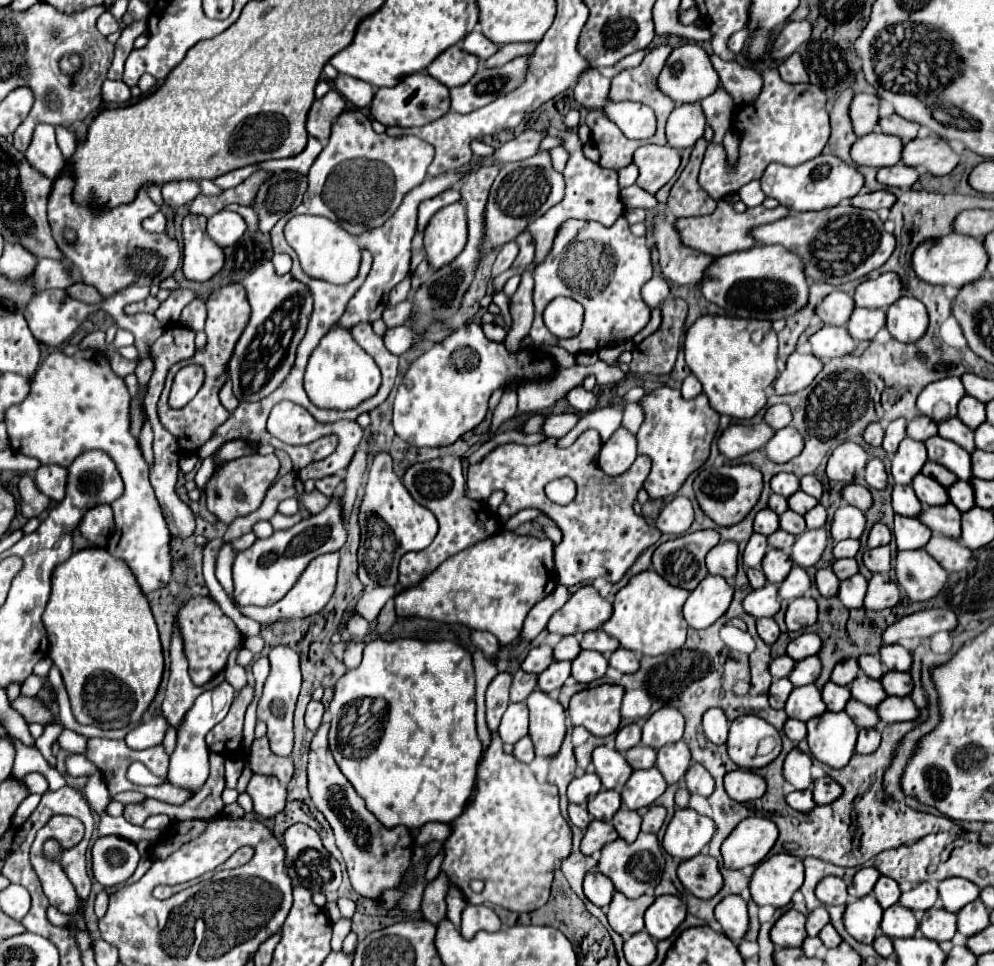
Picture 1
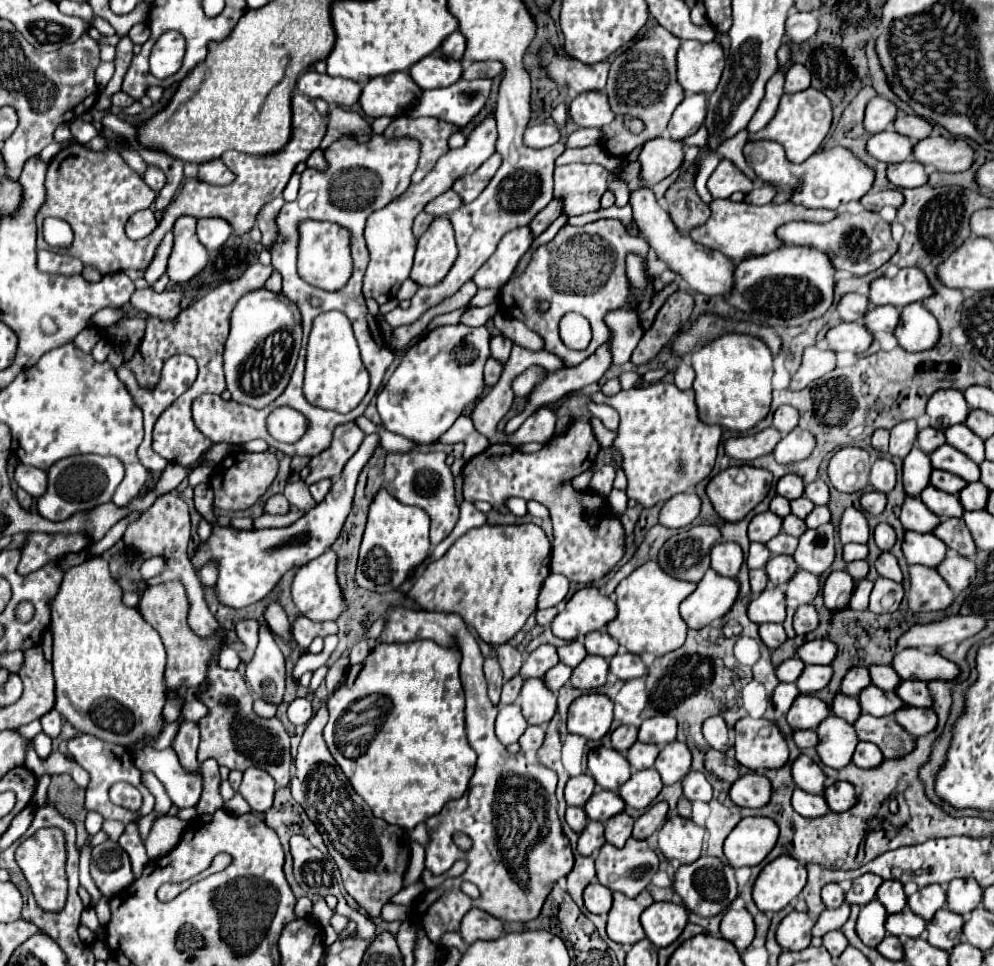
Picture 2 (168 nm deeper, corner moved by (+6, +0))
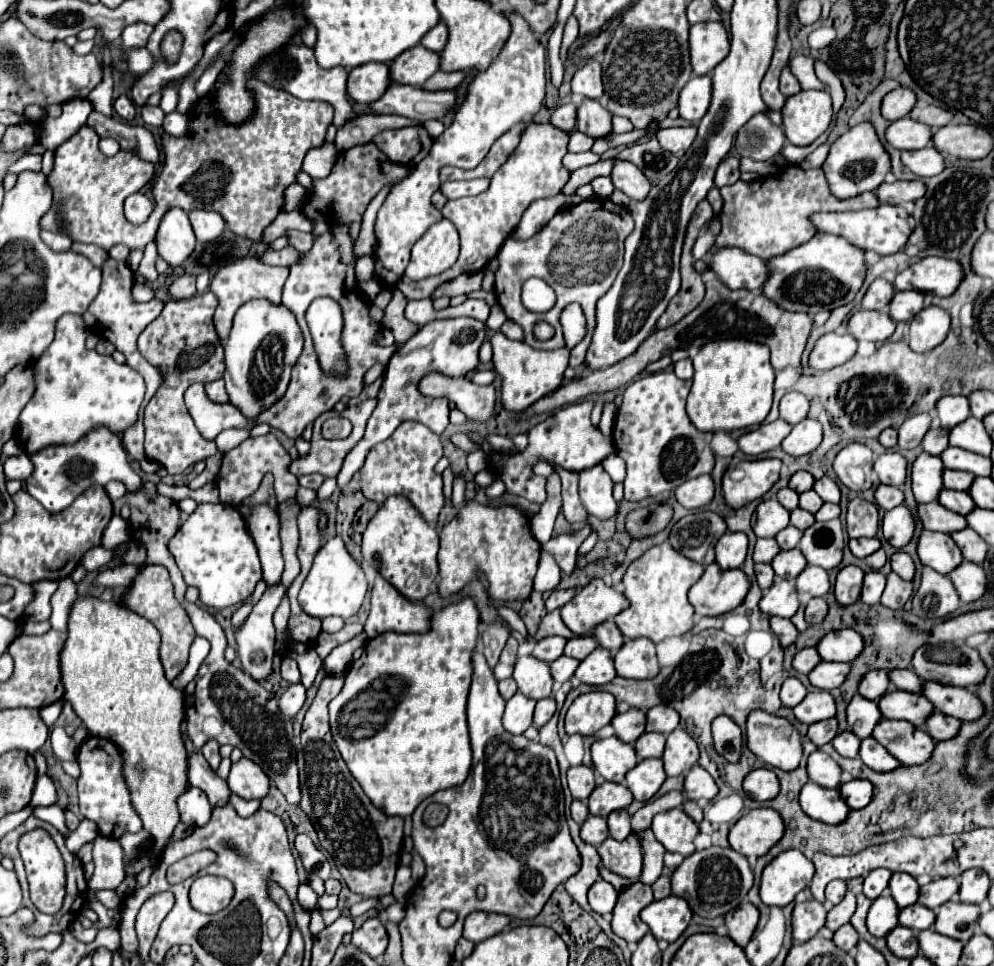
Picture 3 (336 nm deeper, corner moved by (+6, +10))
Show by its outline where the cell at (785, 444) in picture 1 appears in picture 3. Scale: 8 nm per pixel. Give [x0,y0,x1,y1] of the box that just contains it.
[782,419,822,457]

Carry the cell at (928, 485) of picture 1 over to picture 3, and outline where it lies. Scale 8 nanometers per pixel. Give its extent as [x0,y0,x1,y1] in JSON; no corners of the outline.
[938,489,976,515]

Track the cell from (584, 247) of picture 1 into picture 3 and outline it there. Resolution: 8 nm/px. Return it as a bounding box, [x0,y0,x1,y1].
[494,199,634,369]

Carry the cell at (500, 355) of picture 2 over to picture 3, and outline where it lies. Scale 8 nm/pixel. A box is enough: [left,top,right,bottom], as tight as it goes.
[490,331,568,411]

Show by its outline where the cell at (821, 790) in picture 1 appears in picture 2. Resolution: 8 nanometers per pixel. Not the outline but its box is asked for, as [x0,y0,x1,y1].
[824,781,856,811]

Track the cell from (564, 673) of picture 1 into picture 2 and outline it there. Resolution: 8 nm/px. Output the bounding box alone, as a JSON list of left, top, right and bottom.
[542,663,572,693]

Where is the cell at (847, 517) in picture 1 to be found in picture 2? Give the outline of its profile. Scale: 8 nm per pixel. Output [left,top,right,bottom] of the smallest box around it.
[840,507,868,543]

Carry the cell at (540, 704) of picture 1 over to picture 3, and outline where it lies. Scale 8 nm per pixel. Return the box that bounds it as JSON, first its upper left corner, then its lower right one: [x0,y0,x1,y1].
[512,655,552,699]

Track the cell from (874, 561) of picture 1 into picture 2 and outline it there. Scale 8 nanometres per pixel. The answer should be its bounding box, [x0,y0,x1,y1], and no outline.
[874,551,902,583]

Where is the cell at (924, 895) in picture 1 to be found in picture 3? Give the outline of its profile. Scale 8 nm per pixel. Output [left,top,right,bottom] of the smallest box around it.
[918,877,960,909]

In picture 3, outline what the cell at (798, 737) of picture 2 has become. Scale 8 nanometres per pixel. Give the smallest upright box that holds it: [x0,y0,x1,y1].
[808,719,838,747]

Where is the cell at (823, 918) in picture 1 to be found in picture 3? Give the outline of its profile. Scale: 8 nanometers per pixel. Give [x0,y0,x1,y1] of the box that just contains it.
[826,891,856,931]

